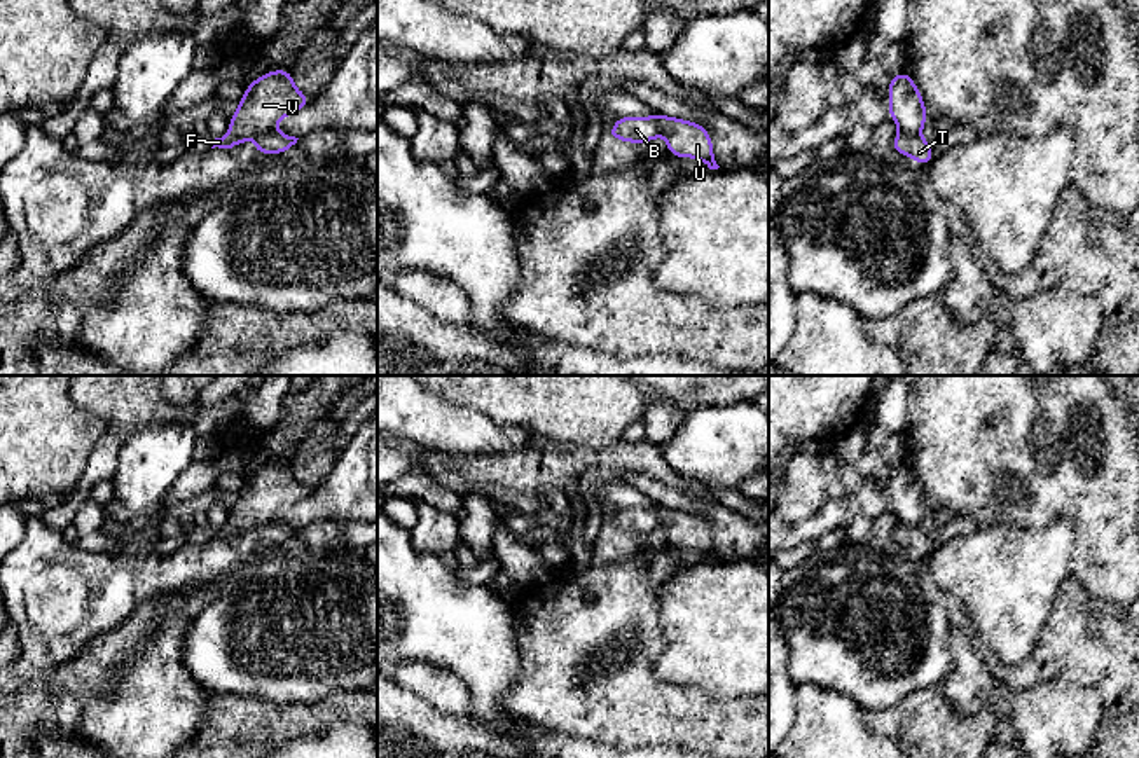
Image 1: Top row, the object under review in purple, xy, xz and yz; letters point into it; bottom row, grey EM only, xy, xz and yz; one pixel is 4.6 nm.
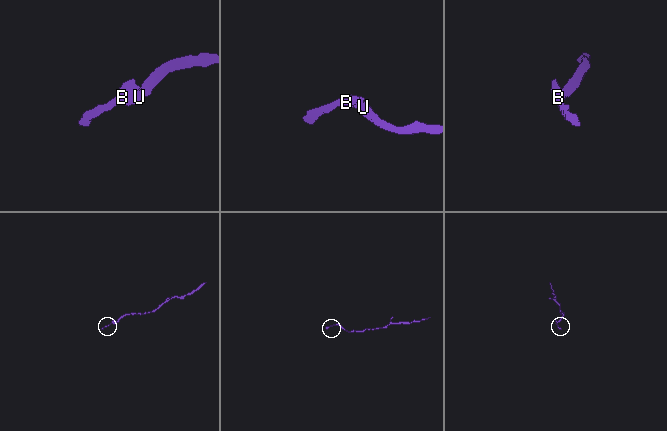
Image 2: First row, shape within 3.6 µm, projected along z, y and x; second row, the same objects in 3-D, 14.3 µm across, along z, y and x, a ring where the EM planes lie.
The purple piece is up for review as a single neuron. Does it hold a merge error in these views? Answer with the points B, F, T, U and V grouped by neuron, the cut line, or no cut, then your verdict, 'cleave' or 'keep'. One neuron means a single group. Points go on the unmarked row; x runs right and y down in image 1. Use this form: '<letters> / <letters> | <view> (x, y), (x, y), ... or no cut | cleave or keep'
B F V / T U | xz (654, 505), (661, 516), (661, 526) | cleave

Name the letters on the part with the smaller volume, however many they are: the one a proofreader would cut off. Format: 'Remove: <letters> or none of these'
Remove: B, F, V

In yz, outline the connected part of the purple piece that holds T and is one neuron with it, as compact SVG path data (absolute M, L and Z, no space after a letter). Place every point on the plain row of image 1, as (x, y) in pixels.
M898 524L891 541L912 548L915 554L926 557L933 550L933 538L921 526Z

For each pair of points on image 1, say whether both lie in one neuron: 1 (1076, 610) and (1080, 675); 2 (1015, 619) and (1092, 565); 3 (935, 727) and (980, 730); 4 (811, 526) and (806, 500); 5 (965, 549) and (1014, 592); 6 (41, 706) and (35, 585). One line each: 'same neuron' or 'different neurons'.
1: same neuron
2: different neurons
3: same neuron
4: different neurons
5: same neuron
6: different neurons

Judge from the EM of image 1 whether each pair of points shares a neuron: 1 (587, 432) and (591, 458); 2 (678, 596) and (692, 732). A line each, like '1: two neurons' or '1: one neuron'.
1: two neurons
2: two neurons

